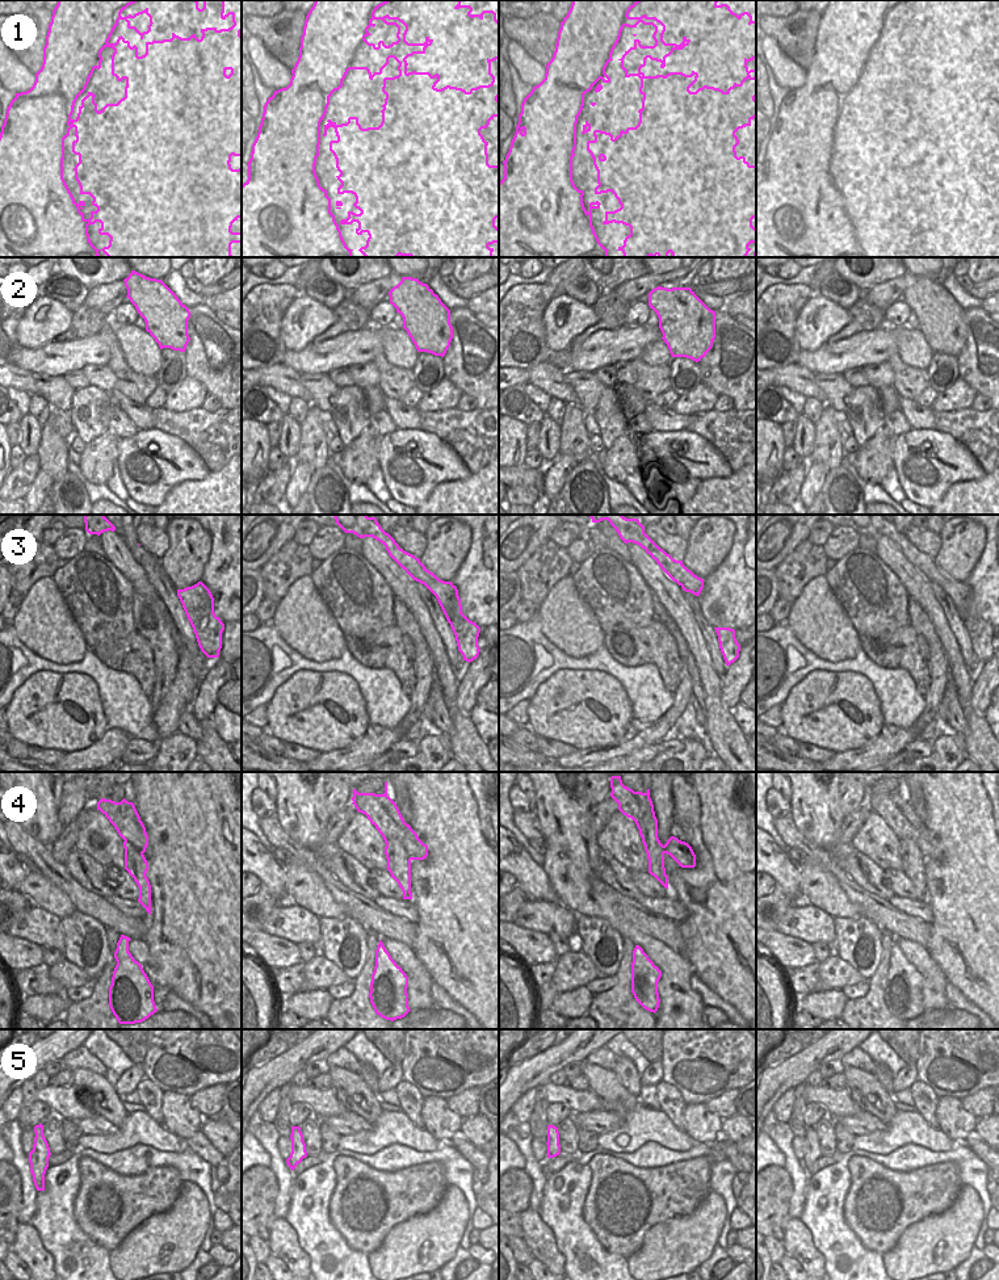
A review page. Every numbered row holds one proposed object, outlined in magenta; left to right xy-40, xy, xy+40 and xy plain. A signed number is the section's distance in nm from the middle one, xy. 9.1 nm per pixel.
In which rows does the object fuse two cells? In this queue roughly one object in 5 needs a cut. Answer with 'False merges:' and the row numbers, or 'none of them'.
False merges: 4

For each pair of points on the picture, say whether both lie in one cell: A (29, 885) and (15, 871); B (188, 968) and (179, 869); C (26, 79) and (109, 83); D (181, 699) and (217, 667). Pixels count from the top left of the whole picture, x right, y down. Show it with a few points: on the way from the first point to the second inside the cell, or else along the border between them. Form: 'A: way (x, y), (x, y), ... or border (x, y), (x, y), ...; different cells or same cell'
A: border (28, 872), (17, 889); different cells
B: way (188, 943), (188, 894); same cell
C: border (36, 75), (34, 83), (28, 89), (16, 93); different cells
D: border (210, 658), (210, 666), (198, 685), (191, 709); different cells

